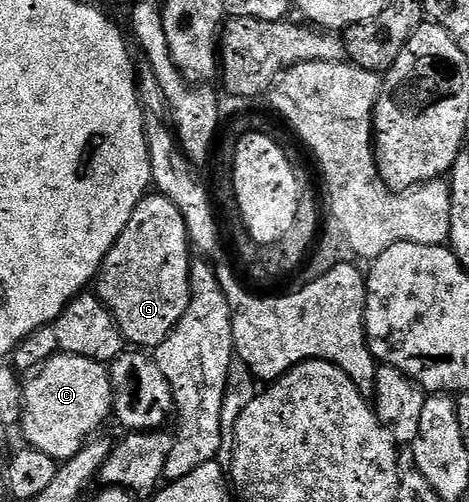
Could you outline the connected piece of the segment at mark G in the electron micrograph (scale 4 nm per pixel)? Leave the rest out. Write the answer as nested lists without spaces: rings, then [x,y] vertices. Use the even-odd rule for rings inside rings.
[[[146,193],[101,261],[95,279],[95,293],[117,321],[126,343],[156,348],[173,330],[189,303],[190,261],[189,233],[179,208],[164,194]]]

